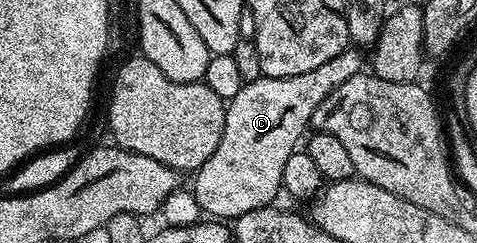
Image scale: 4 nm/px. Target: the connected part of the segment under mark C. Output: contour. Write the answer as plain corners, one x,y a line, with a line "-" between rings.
353,47
344,49
342,53
335,55
335,59
327,59
327,63
322,63
315,67
315,71
307,71
303,75
291,75
283,79
260,77
242,84
239,95
232,97
225,106
225,126
219,139
219,147
215,147
211,159
207,159
207,163
196,170
194,177
197,178
191,184
191,192
195,195
202,214
213,219
234,219
255,208
272,206
277,201
277,193
282,192
283,163
291,159
291,155
302,144
315,107
319,107
319,103
331,90
339,87
339,83
345,83
347,79
362,72
361,57
356,52
360,53

